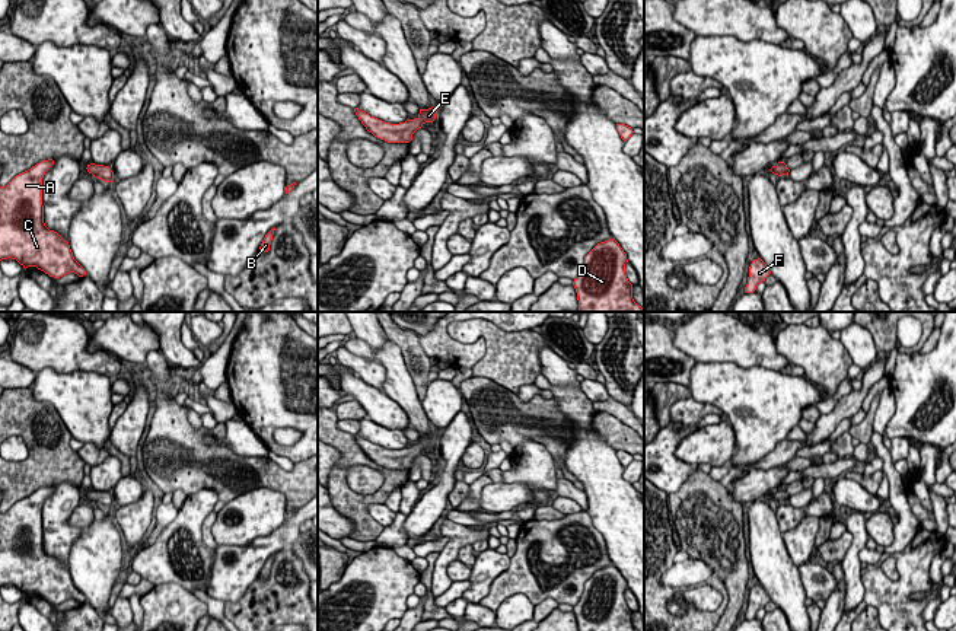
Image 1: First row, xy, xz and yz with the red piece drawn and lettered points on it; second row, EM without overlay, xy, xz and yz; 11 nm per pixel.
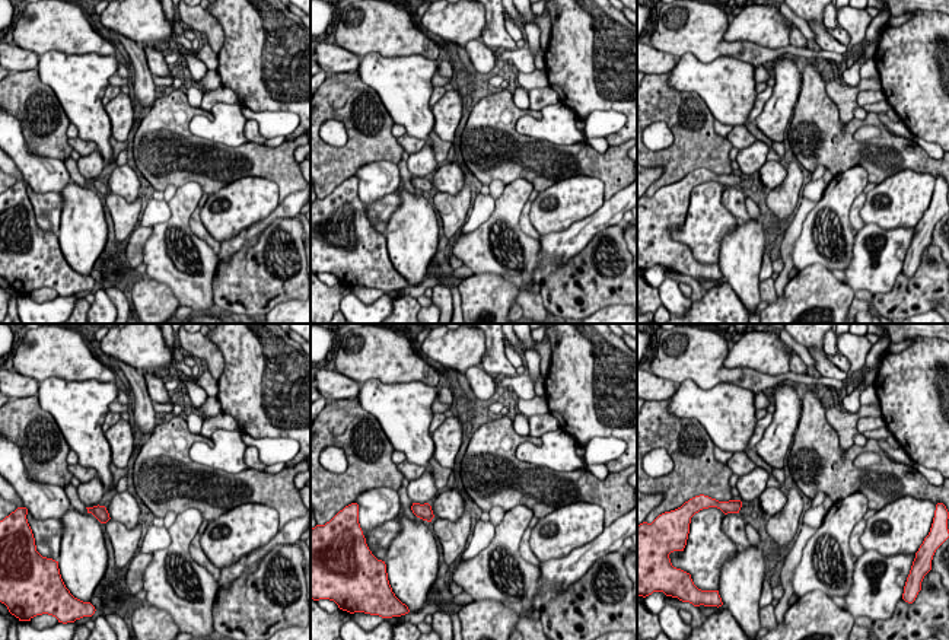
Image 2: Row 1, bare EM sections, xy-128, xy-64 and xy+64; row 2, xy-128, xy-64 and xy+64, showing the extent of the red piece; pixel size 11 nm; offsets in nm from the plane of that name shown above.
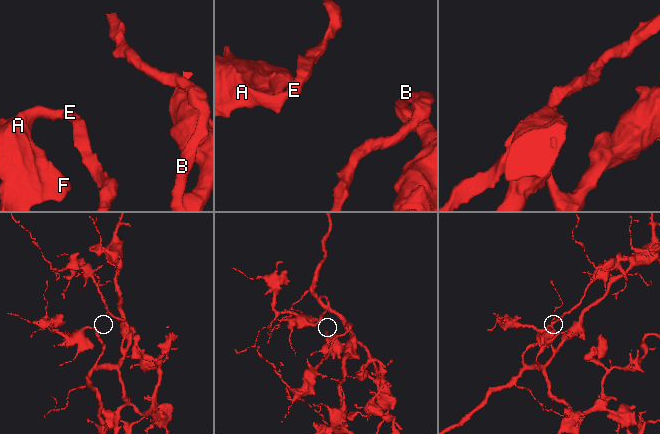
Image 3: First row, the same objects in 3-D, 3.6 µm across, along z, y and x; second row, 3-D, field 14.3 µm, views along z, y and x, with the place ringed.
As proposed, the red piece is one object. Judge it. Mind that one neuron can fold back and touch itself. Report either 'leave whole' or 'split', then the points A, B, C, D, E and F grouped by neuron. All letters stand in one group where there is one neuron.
leave whole; groups A B C D E F

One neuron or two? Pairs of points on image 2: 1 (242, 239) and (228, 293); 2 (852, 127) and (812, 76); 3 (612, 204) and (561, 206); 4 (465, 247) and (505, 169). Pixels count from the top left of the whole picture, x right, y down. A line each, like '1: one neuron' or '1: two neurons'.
1: two neurons
2: one neuron
3: two neurons
4: two neurons

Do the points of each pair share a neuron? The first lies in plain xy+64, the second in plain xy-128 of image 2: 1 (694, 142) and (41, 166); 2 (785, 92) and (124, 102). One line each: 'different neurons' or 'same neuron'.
1: different neurons
2: same neuron

